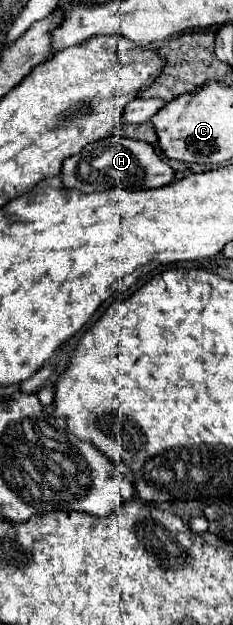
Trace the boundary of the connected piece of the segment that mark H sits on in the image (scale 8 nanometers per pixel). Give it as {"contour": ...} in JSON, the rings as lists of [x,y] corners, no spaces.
{"contour":[[[110,135],[106,139],[86,145],[82,153],[68,157],[62,165],[64,185],[70,189],[78,189],[82,193],[106,191],[112,187],[122,187],[132,191],[160,189],[162,185],[170,185],[174,177],[176,177],[176,171],[156,155],[150,143],[128,139],[128,137],[116,137],[116,135]]]}

